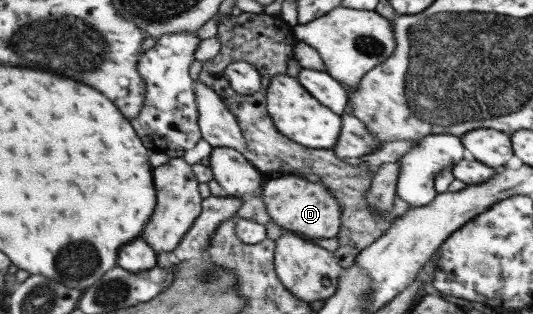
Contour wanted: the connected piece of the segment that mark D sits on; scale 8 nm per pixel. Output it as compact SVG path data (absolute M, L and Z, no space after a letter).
M283 174L279 178L267 180L261 186L261 201L270 221L283 232L295 234L297 237L334 238L339 232L341 209L327 188L319 183L306 182L303 176Z

